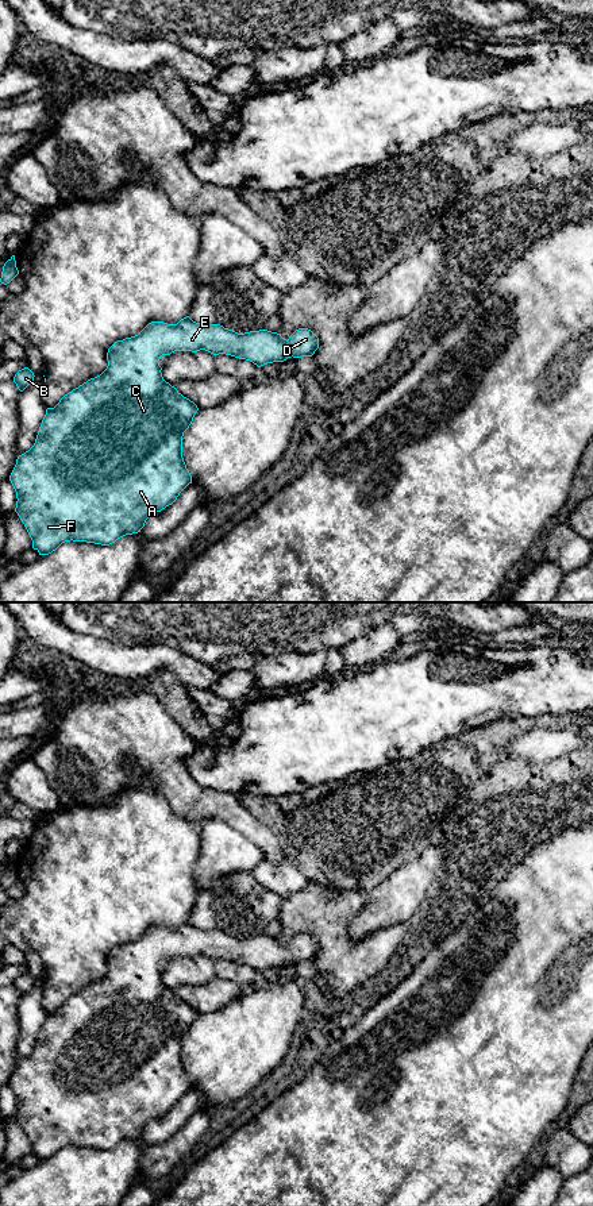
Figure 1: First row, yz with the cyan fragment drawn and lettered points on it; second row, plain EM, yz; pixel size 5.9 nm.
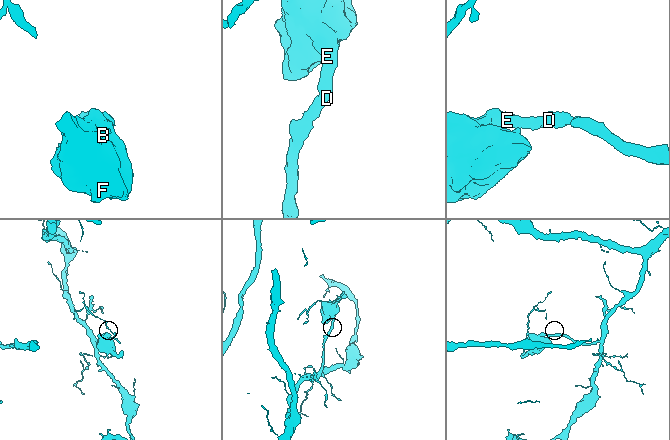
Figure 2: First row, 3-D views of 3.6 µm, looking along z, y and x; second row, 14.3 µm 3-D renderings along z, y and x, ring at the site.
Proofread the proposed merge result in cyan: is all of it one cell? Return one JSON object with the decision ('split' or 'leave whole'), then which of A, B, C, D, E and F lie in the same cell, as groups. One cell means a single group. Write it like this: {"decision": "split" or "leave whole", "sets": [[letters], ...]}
{"decision": "leave whole", "sets": [["A", "B", "C", "D", "E", "F"]]}

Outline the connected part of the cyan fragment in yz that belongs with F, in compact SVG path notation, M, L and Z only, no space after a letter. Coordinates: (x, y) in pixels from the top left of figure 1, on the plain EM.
M189 921L177 929L151 926L138 940L115 947L107 958L108 971L100 980L65 999L54 1013L46 1014L34 1051L18 1061L9 1080L18 1103L15 1117L32 1145L32 1153L39 1160L49 1160L70 1145L109 1151L126 1140L140 1137L150 1121L172 1110L192 1089L182 1063L182 1041L199 1013L163 985L158 967L162 960L205 955L213 960L246 964L261 972L290 962L312 962L317 953L319 943L308 933L296 935L286 945L281 939L267 935L238 939L220 929L196 928Z

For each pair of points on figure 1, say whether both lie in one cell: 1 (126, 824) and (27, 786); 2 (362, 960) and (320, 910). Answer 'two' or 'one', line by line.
1: two
2: one

